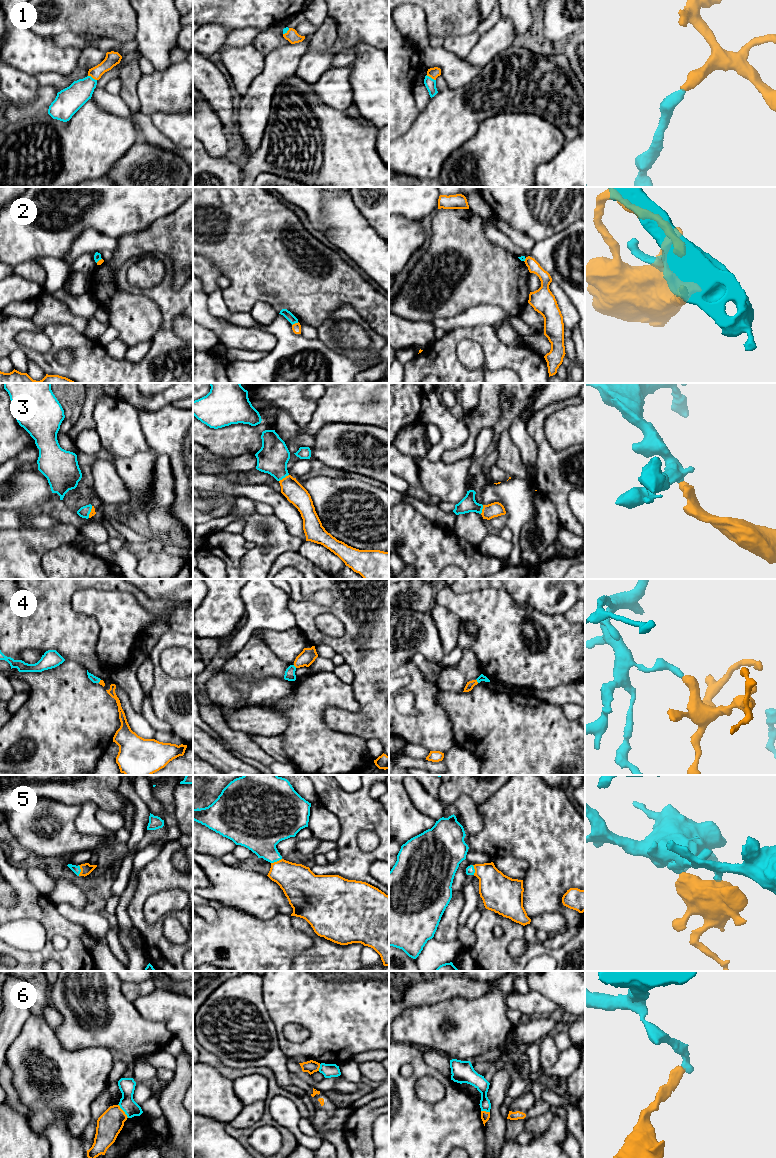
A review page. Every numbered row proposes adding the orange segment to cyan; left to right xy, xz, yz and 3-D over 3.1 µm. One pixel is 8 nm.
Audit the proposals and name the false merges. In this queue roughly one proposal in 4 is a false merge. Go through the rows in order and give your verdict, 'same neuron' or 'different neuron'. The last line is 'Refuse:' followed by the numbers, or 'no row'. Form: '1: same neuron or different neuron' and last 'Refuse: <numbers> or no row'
1: same neuron
2: different neuron
3: same neuron
4: same neuron
5: same neuron
6: different neuron
Refuse: 2, 6

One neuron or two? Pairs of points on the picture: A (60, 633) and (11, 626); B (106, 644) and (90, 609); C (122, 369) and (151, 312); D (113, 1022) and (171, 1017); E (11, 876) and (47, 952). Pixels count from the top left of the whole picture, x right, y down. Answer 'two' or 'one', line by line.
A: one
B: one
C: two
D: two
E: one

